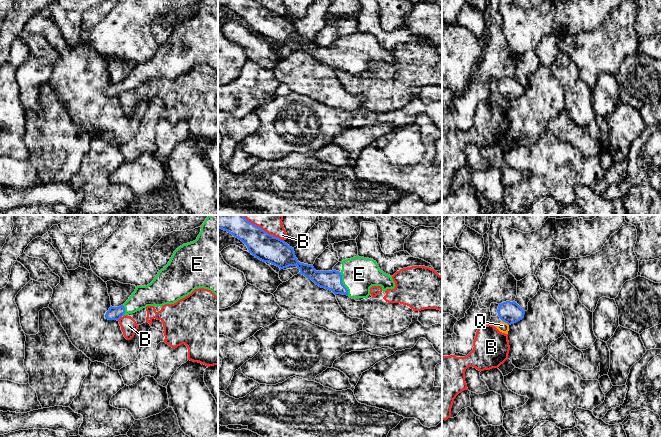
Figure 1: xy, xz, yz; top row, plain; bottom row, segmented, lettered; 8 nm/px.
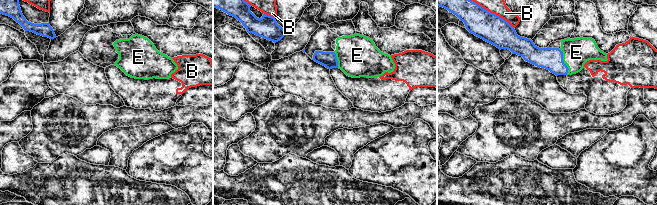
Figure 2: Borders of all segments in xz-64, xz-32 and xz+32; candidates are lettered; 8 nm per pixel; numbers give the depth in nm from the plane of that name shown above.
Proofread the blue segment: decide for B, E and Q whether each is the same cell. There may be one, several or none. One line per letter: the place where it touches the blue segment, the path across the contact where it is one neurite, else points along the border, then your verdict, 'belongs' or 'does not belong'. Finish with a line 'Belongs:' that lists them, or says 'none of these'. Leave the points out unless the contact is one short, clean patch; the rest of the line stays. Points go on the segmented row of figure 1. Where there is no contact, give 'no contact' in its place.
B: contact xz (263, 230); does not belong
E: contact xz (342, 284); way xz (332, 280), (342, 284), (352, 281), (359, 274); belongs
Q: contact yz (505, 322); border yz (502, 320), (508, 325); does not belong
Belongs: E

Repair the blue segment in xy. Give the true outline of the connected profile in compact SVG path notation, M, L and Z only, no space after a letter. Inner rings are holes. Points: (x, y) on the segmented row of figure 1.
M209 215L201 226L201 232L193 242L177 248L168 264L161 269L147 286L137 286L129 299L119 307L110 307L105 314L108 320L119 320L147 306L174 304L195 289L211 290L218 297L218 215Z

